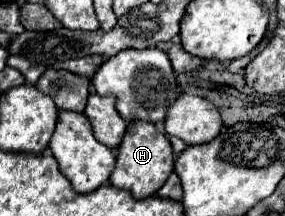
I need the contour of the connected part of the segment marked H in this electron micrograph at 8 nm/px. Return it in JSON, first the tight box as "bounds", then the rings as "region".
{"bounds":[110,120,174,198],"region":[[[144,120],[128,122],[122,144],[118,146],[116,168],[110,176],[110,184],[132,192],[134,198],[148,198],[148,196],[154,196],[164,186],[172,170],[174,170],[174,152],[168,136],[160,132],[154,124],[148,124]]]}

